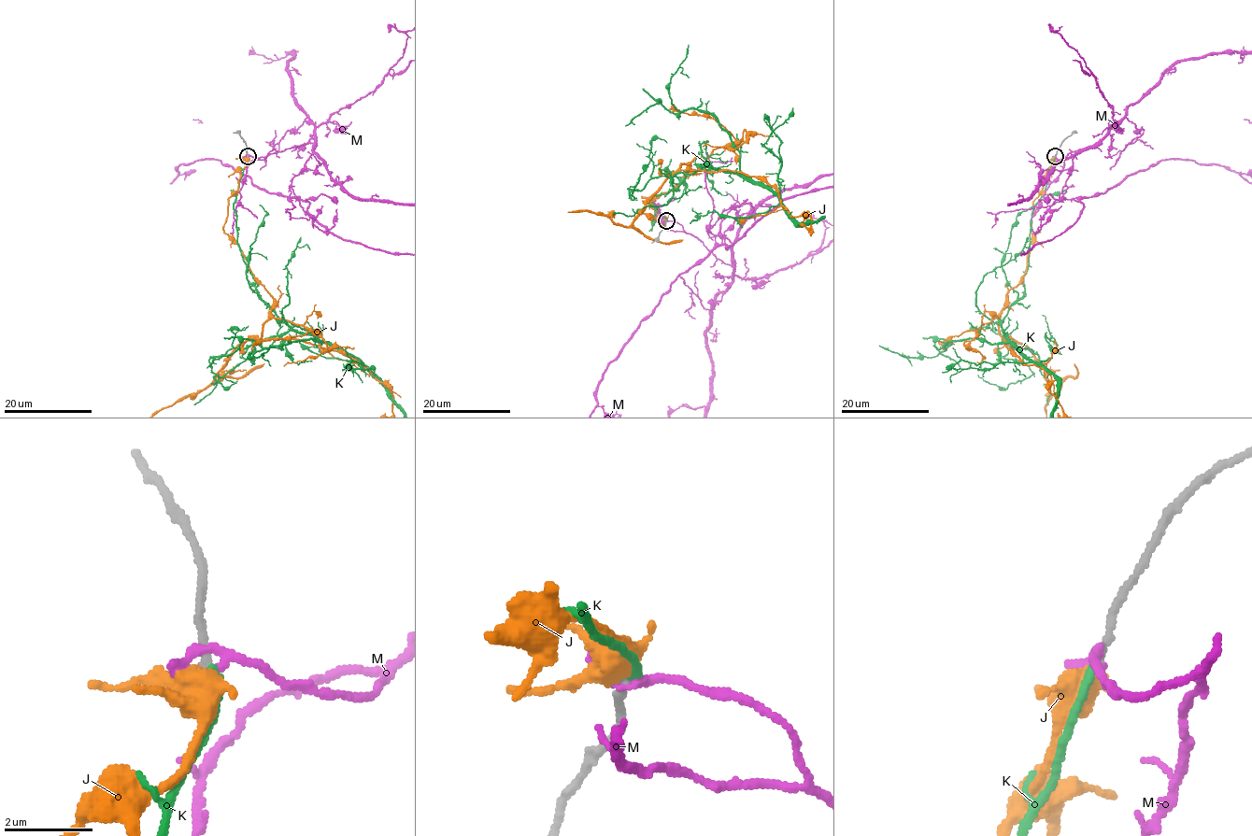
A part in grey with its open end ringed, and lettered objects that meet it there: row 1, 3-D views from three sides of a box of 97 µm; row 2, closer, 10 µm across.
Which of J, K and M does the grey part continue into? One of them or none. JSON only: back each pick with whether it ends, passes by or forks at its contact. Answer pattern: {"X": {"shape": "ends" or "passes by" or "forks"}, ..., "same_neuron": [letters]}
{"K": {"shape": "ends"}, "same_neuron": ["K"]}

